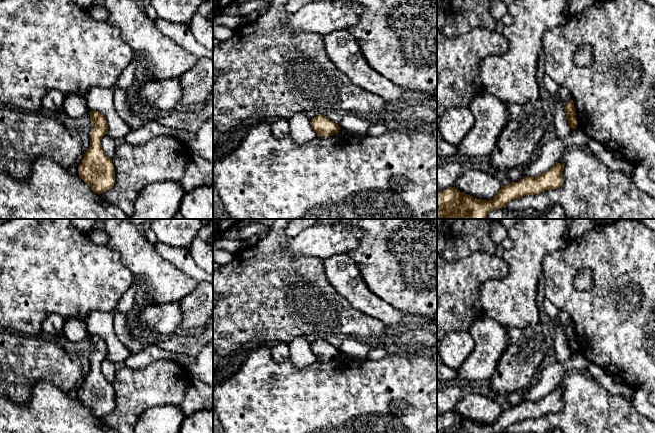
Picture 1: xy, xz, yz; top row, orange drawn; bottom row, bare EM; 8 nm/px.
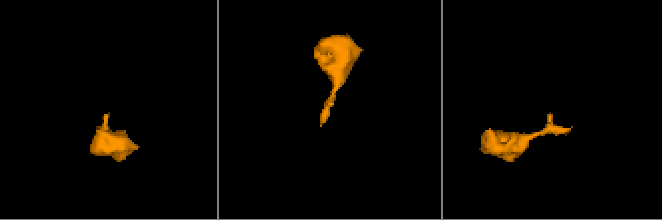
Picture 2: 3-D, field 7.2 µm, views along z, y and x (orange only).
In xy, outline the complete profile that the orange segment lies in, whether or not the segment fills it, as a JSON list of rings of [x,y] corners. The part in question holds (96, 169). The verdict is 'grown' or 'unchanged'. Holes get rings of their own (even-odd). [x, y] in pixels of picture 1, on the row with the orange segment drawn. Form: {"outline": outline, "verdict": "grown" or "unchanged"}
{"outline": [[[90,111],[93,128],[90,133],[90,147],[78,167],[79,177],[97,194],[111,189],[115,183],[115,168],[112,160],[101,147],[101,140],[107,134],[107,120],[104,114]]], "verdict": "unchanged"}

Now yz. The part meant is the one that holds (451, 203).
{"outline": [[[557,163],[537,177],[526,176],[519,182],[511,182],[508,185],[502,186],[493,200],[476,199],[460,192],[456,187],[437,191],[437,219],[487,219],[487,215],[491,211],[505,208],[505,205],[514,199],[559,188],[563,183],[563,170],[564,166],[561,163]]], "verdict": "unchanged"}

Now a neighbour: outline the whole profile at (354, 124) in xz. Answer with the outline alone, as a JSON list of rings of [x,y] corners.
[[[345,114],[342,116],[341,123],[339,126],[351,134],[366,134],[367,130],[371,127],[372,123],[369,122],[365,117],[360,117],[355,114]]]

